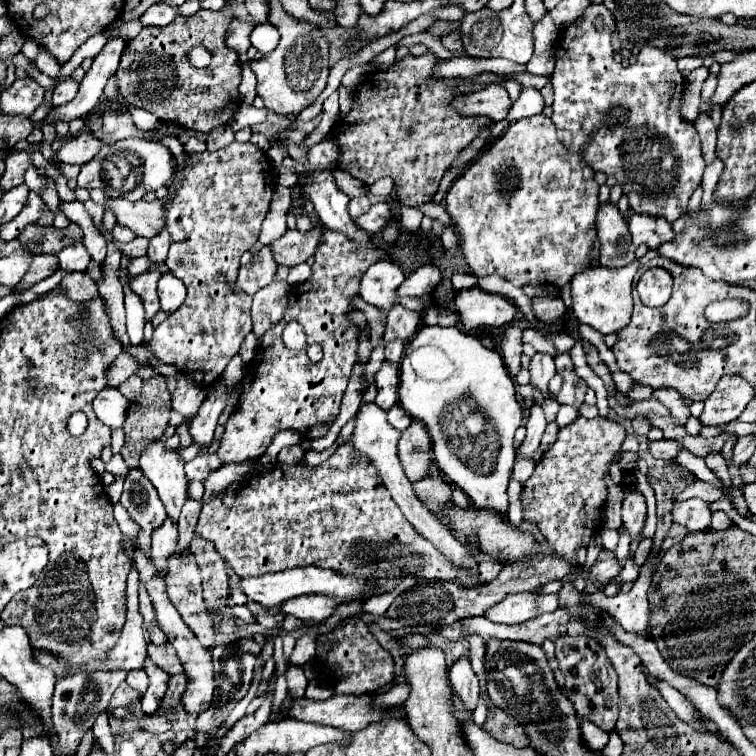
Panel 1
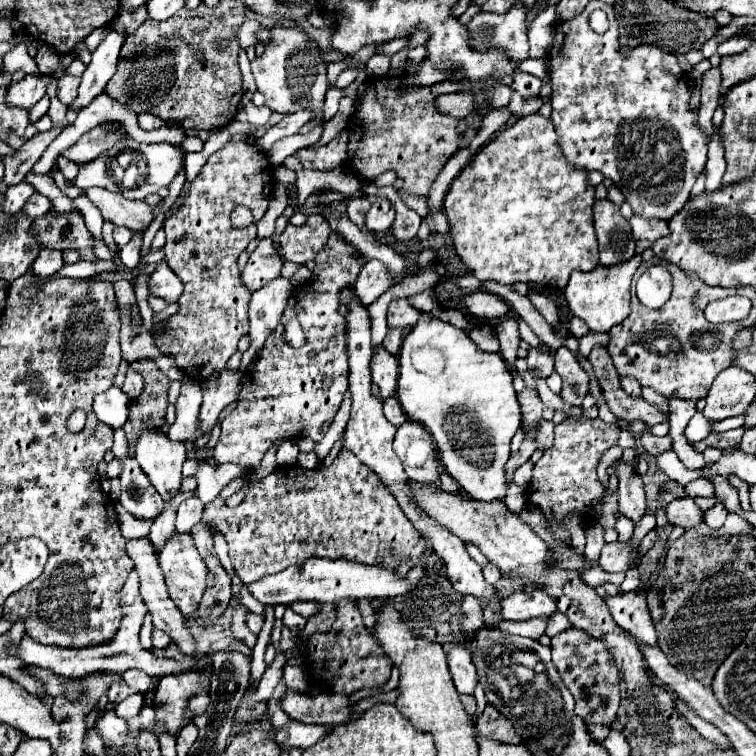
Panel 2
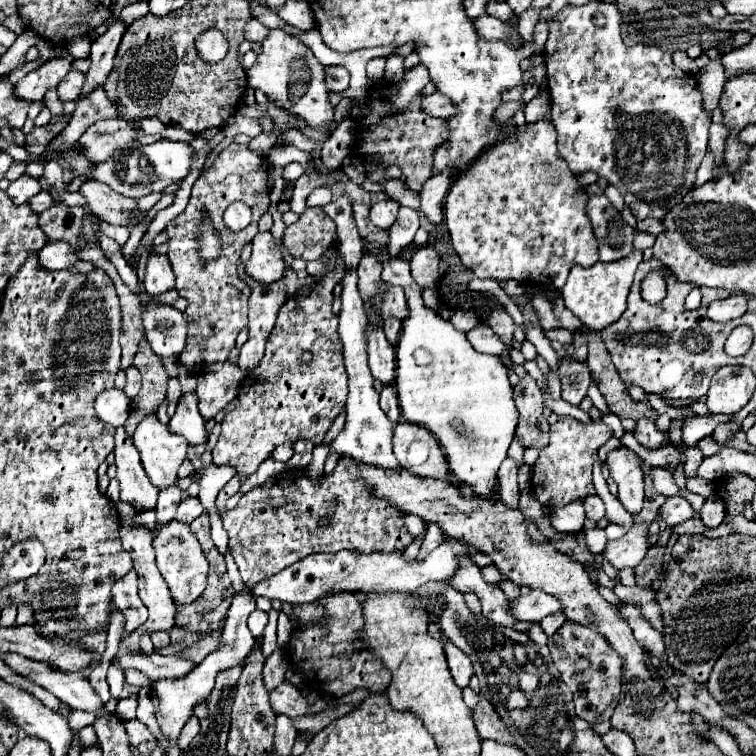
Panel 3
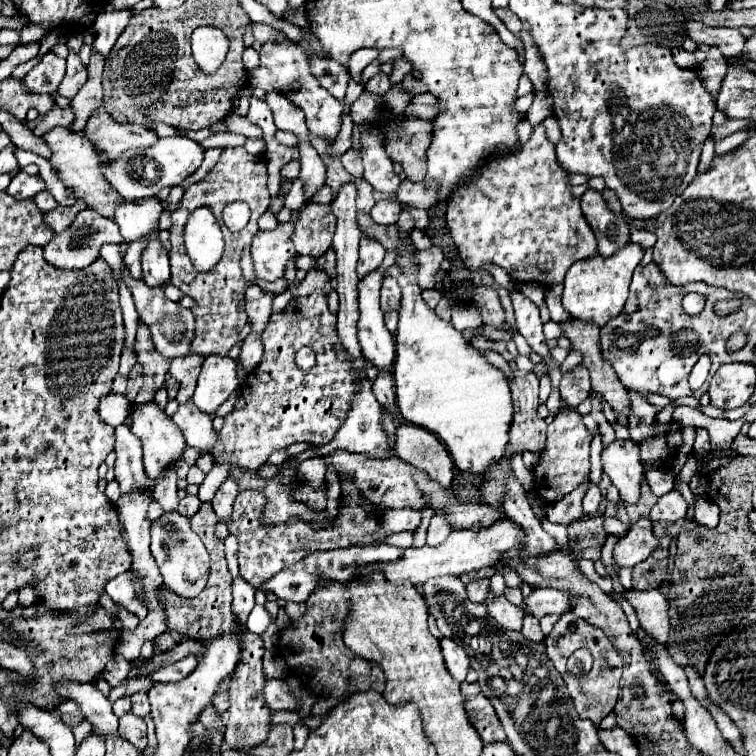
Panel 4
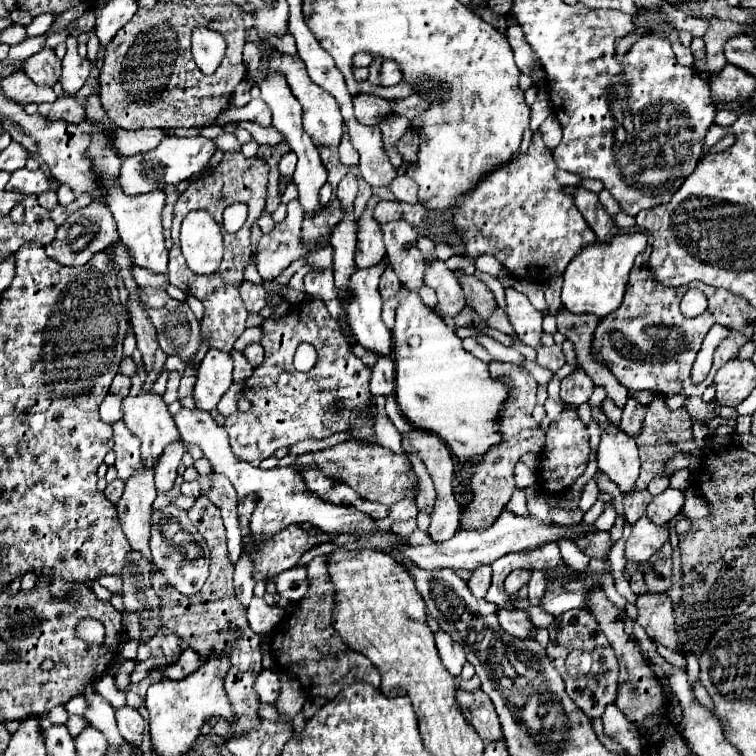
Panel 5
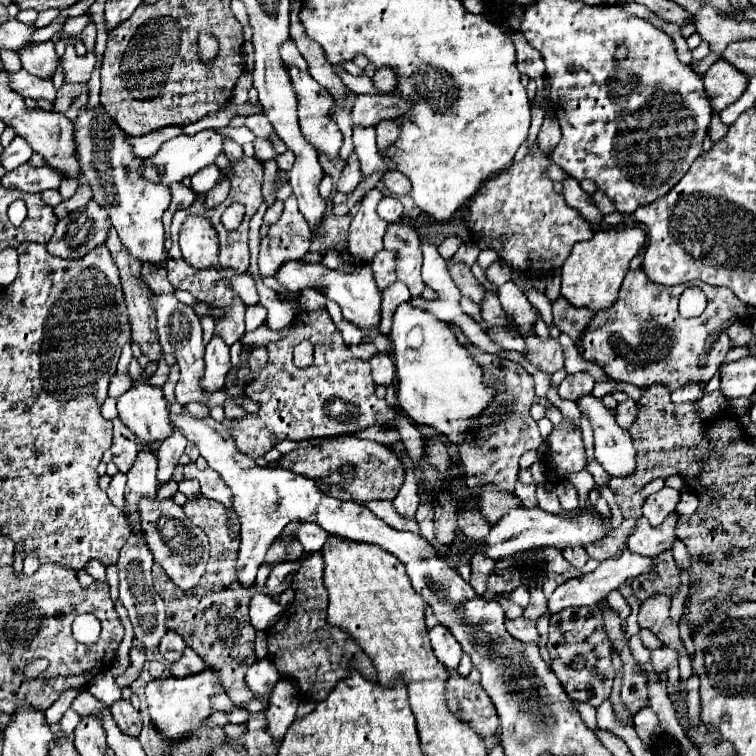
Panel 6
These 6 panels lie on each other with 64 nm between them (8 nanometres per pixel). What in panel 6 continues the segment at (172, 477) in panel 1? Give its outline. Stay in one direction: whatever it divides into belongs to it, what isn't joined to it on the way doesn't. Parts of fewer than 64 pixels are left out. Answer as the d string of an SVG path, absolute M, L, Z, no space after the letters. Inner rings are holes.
M132 384L122 396L118 396L118 414L128 428L138 436L140 444L152 444L172 434L172 422L168 420L168 402L162 388L152 384Z

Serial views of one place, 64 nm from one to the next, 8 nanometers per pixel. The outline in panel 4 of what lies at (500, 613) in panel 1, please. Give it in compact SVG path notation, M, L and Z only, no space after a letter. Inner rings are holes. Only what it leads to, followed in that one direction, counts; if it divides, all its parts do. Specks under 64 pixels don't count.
M536 588L528 598L524 612L534 614L534 616L544 616L544 614L564 614L570 610L570 594L558 588Z

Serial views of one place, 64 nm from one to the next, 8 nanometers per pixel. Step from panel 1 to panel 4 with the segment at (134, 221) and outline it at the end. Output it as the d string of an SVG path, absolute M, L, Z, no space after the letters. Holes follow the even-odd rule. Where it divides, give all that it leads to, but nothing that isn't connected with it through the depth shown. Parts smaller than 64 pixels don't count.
M56 126L52 128L48 134L42 136L42 140L50 146L52 150L52 156L50 156L50 164L52 168L56 170L58 178L64 182L66 188L74 190L72 194L76 198L82 198L90 208L96 208L100 214L104 216L112 216L114 212L114 206L116 202L122 200L122 196L118 196L110 184L104 180L102 172L100 172L100 164L98 164L98 156L96 156L96 150L92 146L92 142L84 136L84 132L76 132L72 128L62 128L62 126Z

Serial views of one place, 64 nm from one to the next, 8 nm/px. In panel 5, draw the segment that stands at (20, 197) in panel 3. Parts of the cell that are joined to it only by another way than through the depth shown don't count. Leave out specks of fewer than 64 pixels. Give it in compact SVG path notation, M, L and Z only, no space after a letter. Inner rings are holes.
M20 168L12 172L6 184L6 190L16 190L22 194L40 194L40 192L56 190L56 188L58 188L56 178L48 178L42 170L28 170L28 168Z

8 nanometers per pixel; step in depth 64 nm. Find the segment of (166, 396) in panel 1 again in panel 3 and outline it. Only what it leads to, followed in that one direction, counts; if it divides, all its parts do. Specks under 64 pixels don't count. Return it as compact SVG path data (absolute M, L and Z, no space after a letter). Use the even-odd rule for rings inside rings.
M146 338L138 346L134 366L142 372L142 388L140 388L138 396L132 400L132 412L124 424L124 428L130 436L136 430L134 426L136 426L136 422L140 422L142 416L146 416L148 412L156 412L158 404L166 396L166 382L170 378L160 356L156 356L152 352Z

